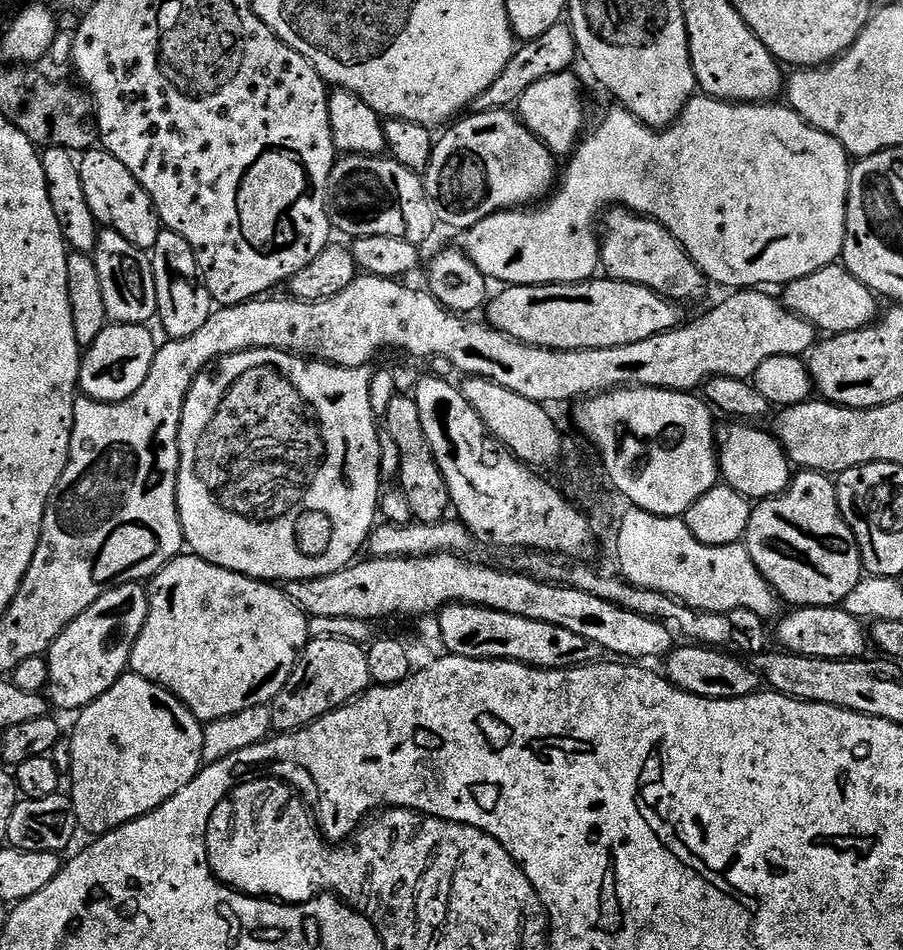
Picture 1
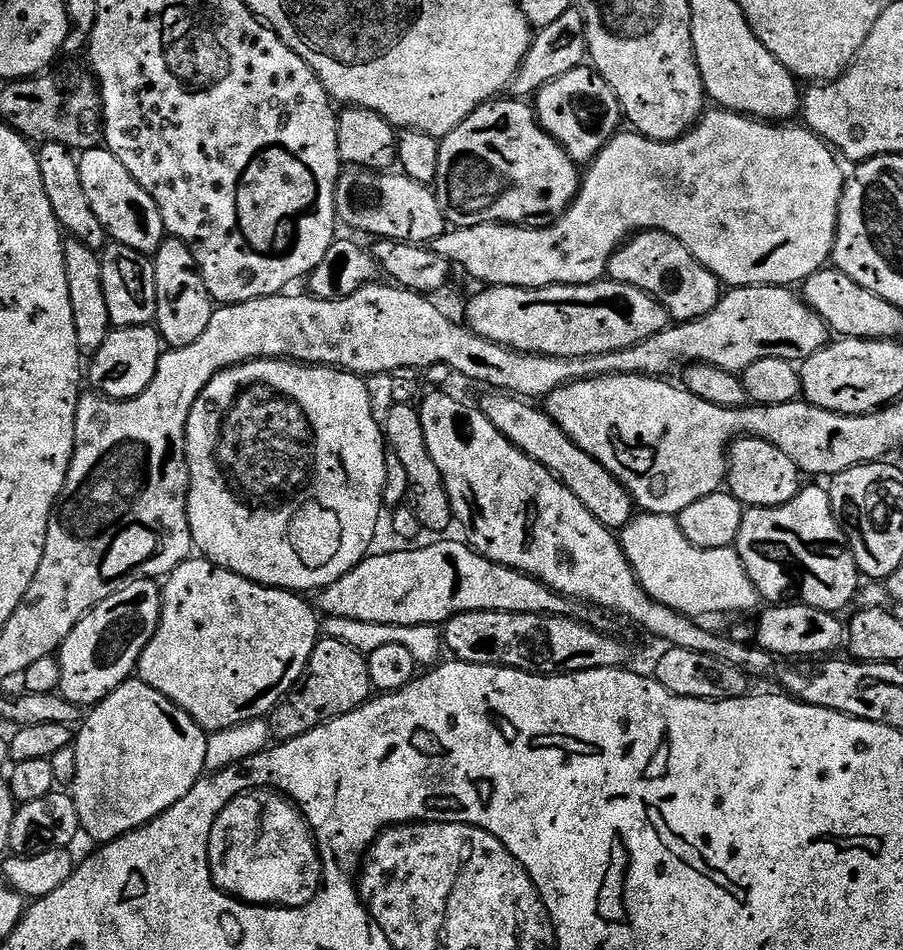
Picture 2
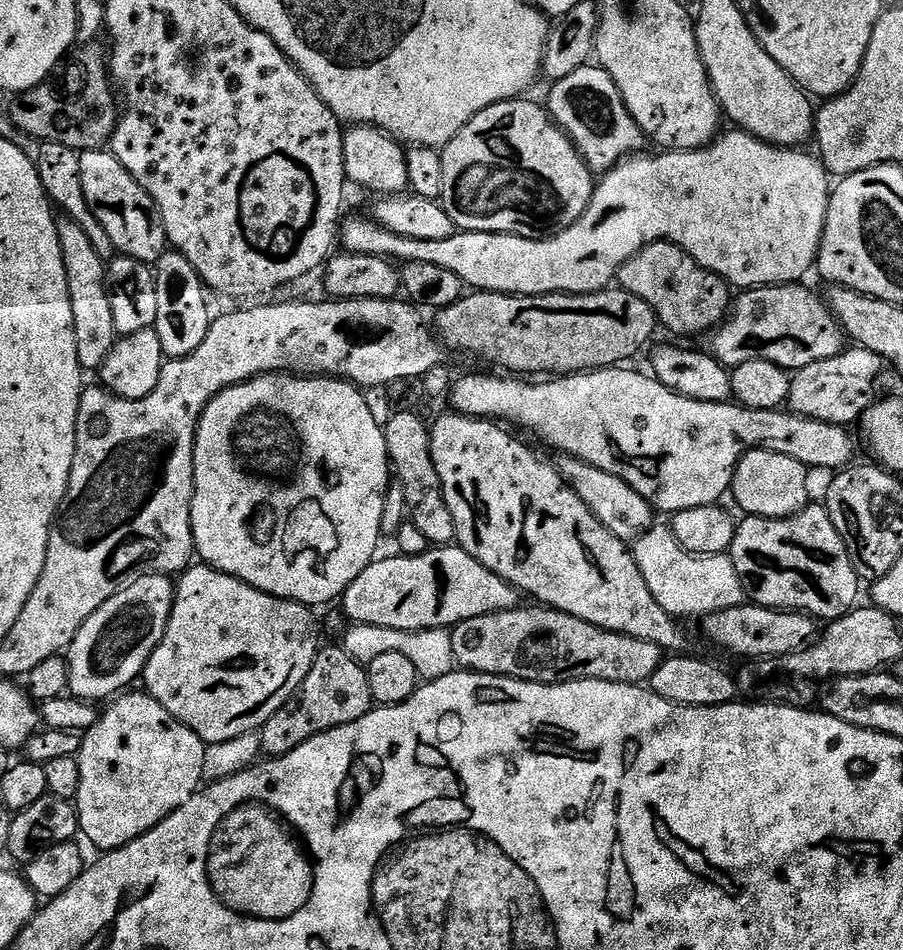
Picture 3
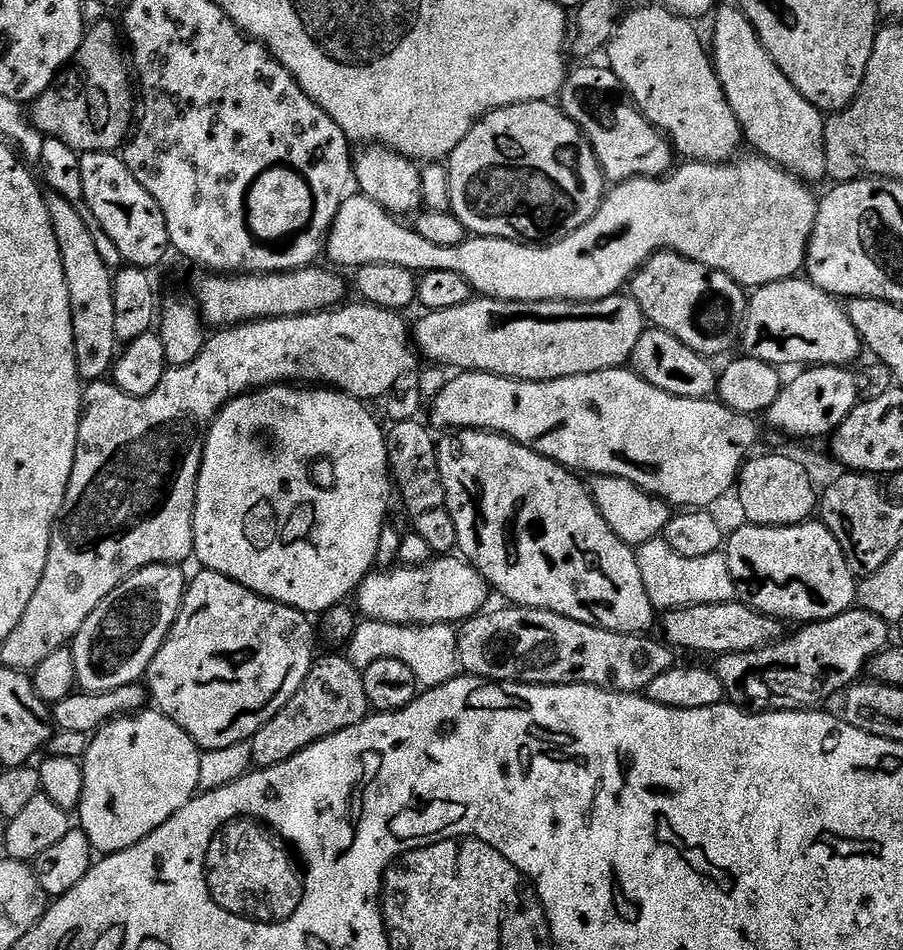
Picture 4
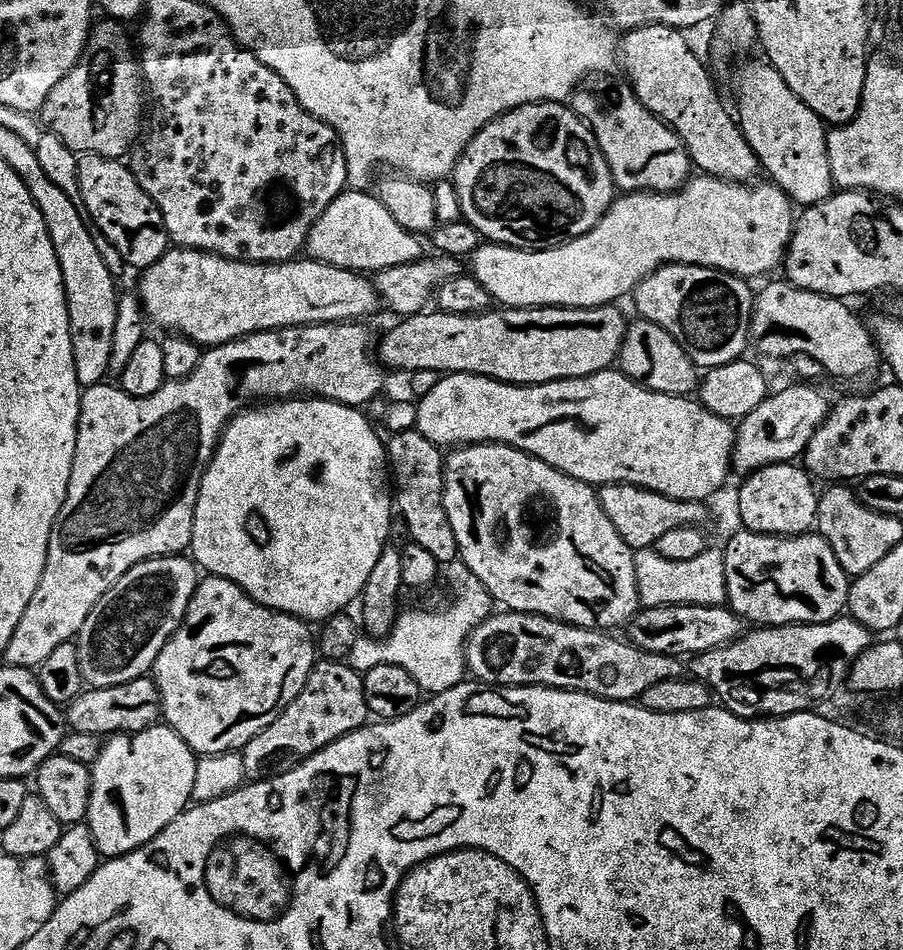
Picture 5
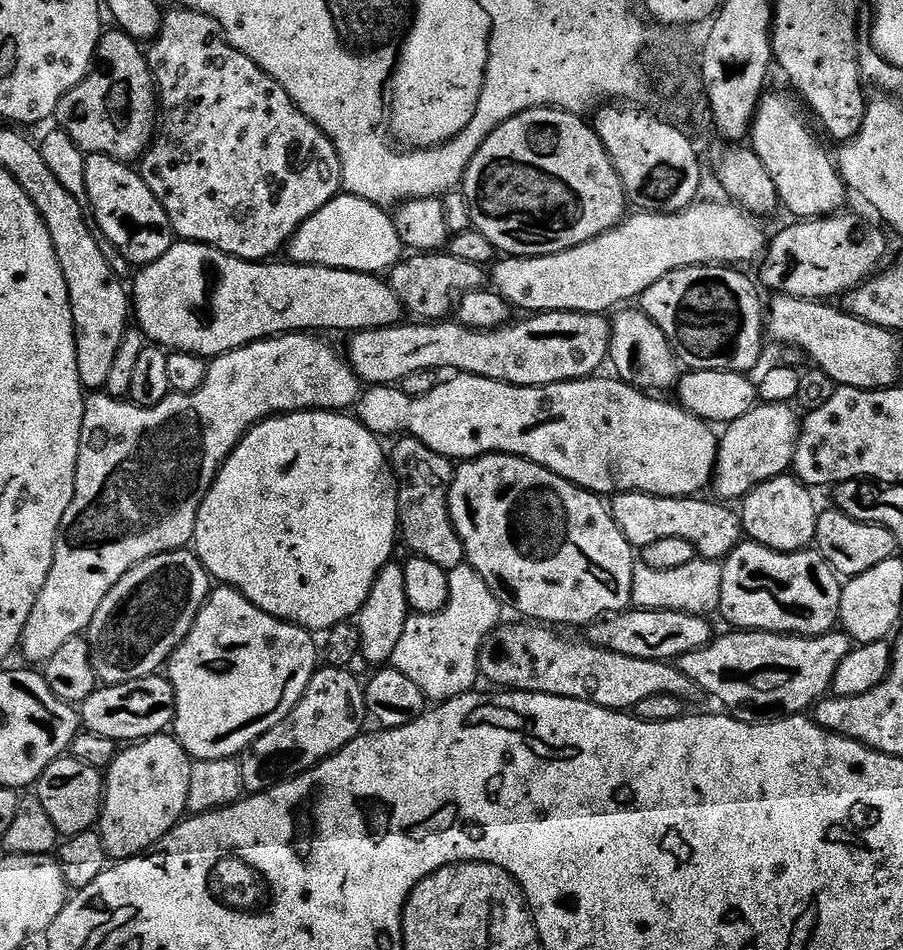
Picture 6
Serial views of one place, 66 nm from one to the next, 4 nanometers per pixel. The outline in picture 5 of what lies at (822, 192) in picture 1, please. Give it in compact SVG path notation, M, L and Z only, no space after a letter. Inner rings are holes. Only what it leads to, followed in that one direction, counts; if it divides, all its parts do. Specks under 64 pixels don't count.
M707 174L697 175L689 179L688 183L675 194L624 194L613 203L612 209L584 236L576 240L569 240L567 244L559 244L557 248L547 248L541 252L527 252L517 248L507 248L504 244L491 242L481 243L477 252L470 257L470 275L492 295L493 301L504 308L602 308L615 305L624 295L635 293L636 287L640 285L657 268L663 268L665 264L697 264L703 268L716 268L719 272L729 272L732 276L753 278L752 276L764 276L781 267L784 257L788 251L788 243L792 240L794 231L794 205L788 196L777 184L771 182L757 183L757 188L749 187L748 184L732 184L728 180L719 180L716 176ZM345 190L318 218L310 230L306 252L311 259L342 270L375 274L390 266L402 266L425 255L421 237L407 232L382 206L379 196L368 190Z

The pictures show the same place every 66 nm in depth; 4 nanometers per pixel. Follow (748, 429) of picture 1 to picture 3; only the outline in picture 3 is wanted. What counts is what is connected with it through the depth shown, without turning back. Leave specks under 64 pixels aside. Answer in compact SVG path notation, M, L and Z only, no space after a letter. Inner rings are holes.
M750 448L736 463L730 496L736 499L744 516L790 518L810 503L808 476L810 469L794 458L786 458L786 454L774 454L774 450L765 448Z

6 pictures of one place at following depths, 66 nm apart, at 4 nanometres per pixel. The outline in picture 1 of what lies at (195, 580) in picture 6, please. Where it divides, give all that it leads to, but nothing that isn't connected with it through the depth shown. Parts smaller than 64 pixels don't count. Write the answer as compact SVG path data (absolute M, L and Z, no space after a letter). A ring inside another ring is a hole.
M143 583L118 586L102 594L94 606L78 614L78 618L62 630L46 653L50 670L46 696L55 707L57 704L73 710L85 708L106 694L106 690L129 671L134 642L138 642L148 618L148 593Z

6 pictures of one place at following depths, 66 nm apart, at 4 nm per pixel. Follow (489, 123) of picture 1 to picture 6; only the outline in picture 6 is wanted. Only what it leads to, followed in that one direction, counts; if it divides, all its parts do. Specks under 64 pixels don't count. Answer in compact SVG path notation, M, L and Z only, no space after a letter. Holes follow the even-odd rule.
M531 108L498 126L482 142L478 154L470 162L470 166L464 172L462 181L462 191L468 209L470 218L475 231L486 234L486 238L496 248L497 253L509 256L549 256L550 254L562 254L566 250L574 250L574 246L582 246L594 238L598 238L604 232L609 232L617 227L620 221L625 219L626 213L630 208L630 201L624 194L624 187L598 138L595 127L591 123L584 121L583 115L575 112L564 112L560 108Z

